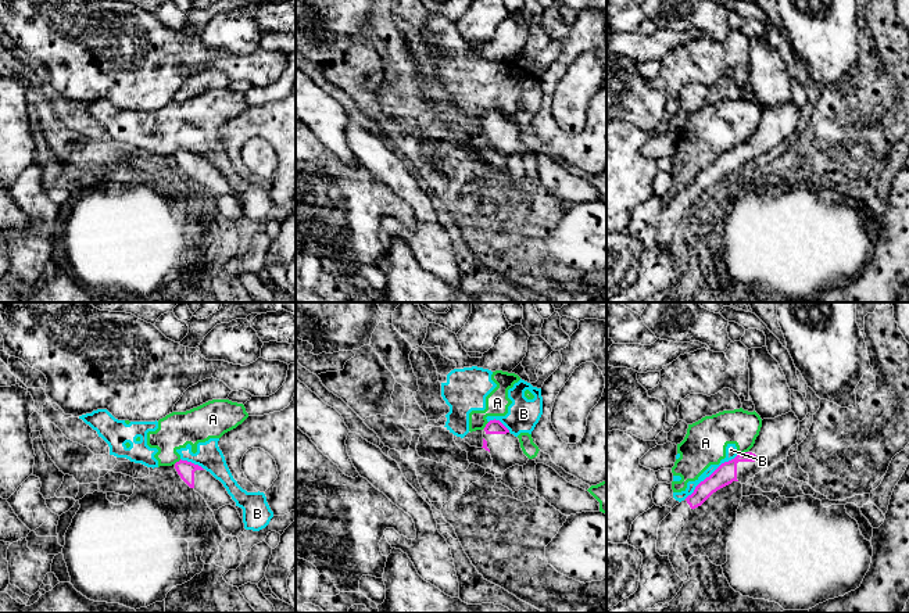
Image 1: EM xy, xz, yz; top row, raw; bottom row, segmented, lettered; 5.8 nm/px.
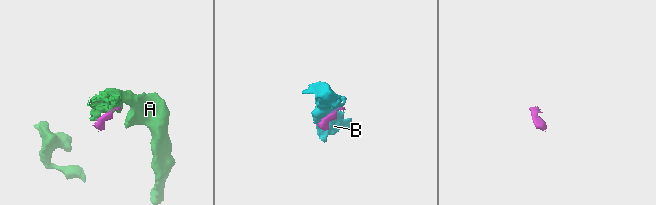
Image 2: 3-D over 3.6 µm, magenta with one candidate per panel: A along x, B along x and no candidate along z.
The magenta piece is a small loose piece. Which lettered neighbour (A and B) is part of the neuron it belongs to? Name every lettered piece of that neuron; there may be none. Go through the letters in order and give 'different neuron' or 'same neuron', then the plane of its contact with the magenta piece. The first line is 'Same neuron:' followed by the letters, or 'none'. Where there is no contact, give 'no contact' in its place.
Same neuron: none
A: different neuron; contact in yz
B: different neuron; contact in yz

